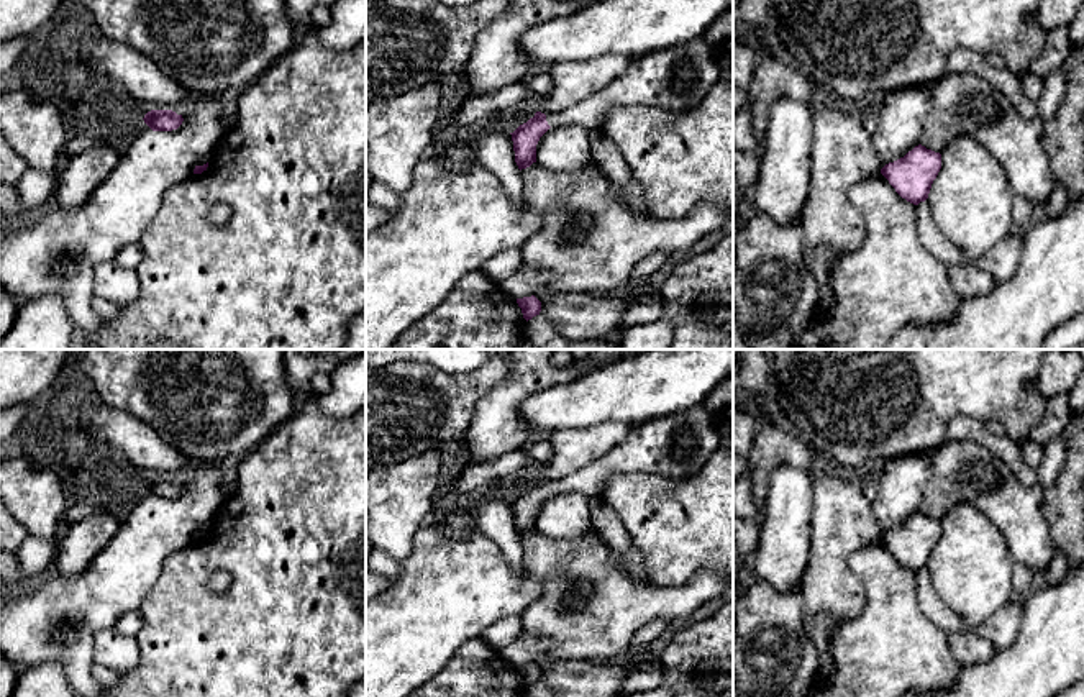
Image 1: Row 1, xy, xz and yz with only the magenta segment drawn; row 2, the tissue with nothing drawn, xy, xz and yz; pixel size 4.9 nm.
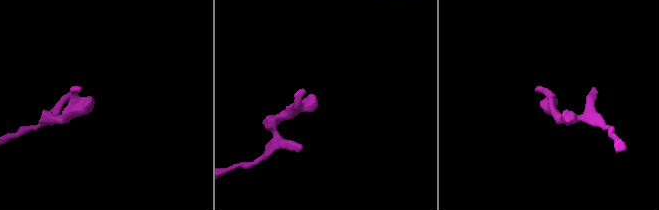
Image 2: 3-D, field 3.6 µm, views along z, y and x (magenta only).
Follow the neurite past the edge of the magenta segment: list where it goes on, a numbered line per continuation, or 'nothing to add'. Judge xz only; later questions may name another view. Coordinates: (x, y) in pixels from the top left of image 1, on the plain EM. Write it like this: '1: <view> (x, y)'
1: xz (676, 446)

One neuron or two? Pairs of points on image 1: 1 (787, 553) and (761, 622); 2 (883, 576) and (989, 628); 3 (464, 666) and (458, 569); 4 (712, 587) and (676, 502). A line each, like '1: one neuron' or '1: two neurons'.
1: two neurons
2: two neurons
3: two neurons
4: two neurons

